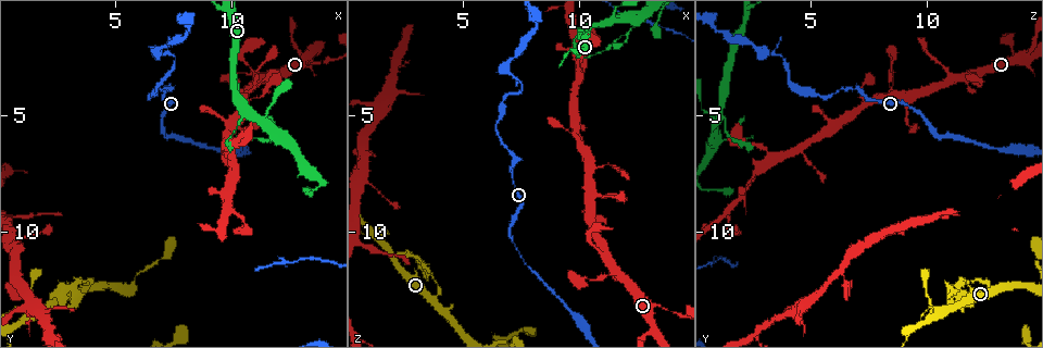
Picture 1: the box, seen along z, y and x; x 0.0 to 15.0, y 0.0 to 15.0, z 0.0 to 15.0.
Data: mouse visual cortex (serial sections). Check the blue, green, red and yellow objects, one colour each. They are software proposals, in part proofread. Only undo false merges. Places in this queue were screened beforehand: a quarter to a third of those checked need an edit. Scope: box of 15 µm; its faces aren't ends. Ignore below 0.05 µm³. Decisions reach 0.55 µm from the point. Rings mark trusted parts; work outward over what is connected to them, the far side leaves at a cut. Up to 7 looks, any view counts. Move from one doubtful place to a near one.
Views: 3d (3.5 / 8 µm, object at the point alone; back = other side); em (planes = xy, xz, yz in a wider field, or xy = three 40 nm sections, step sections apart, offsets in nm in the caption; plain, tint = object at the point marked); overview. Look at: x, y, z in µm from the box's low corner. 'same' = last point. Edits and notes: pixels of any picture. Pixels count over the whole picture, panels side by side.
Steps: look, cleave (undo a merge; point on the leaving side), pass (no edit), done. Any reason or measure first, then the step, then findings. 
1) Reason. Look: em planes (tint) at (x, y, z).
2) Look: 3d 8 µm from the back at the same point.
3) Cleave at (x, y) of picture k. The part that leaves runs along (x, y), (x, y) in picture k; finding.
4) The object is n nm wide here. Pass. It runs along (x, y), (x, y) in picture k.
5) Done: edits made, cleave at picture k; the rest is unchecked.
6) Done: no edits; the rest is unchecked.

Look: 3d 3.5 µm at (10.9, 3.6, 8.6).

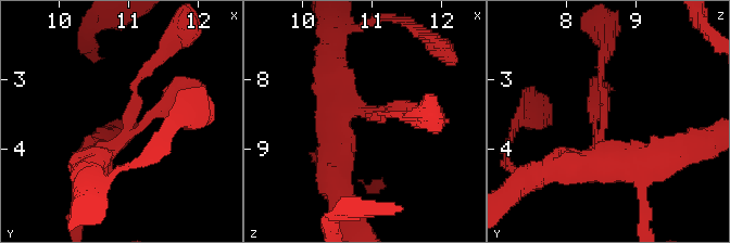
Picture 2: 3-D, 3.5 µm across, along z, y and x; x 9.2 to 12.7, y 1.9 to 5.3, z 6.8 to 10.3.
Look: em xy step 2 (tint) at (10.95, 3.60, 8.50).

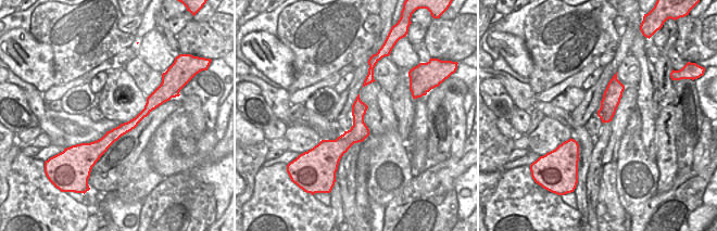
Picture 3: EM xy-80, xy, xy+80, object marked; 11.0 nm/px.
Pass. It runs along (92, 166), (126, 132), (136, 82), (160, 56) in picture 2; continuous, no second cell.

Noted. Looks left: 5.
Sharp bend. Look: 3d 3.5 µm at (7.6, 2.4, 3.7).

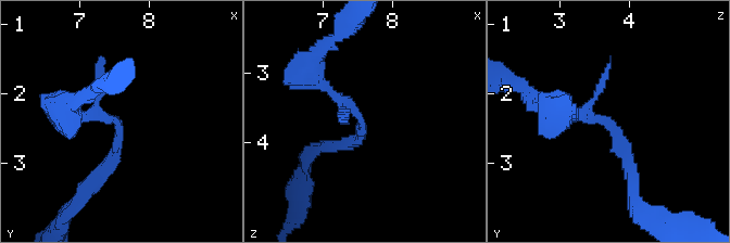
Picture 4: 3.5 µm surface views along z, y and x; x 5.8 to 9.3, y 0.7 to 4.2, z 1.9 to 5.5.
Shape alone is not enough. Look: em xy step 5 (tint) at (7.50, 2.40, 3.70).

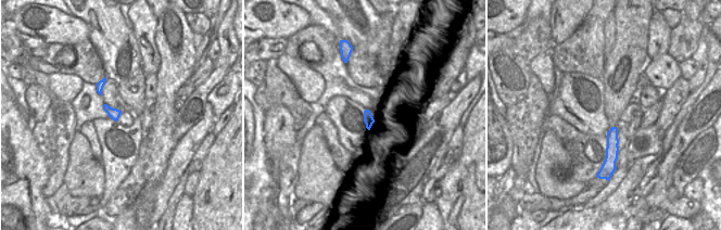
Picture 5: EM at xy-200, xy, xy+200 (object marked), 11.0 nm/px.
Pass. It runs along (633, 176), (605, 119), (557, 113) in picture 4; all the same cell.

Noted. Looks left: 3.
Small branch off a trunk. Look: 3d 3.5 µm at (10.7, 4.8, 1.0).

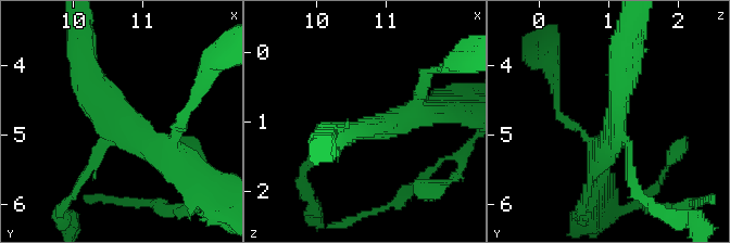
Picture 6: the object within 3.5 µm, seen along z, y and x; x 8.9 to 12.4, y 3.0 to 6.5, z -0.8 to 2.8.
3 arms meet here; the arms are 150, 400, 400 nm wide. Look: em xy step 3 (tint) at (10.70, 4.70, 1.05).

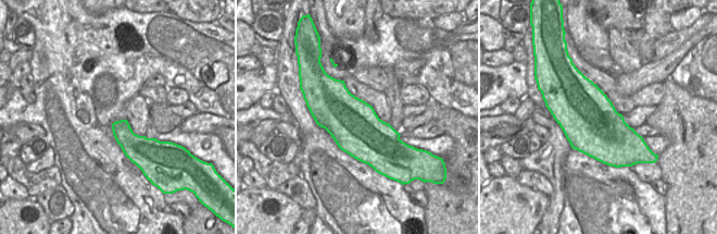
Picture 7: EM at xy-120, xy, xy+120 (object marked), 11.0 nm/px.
Pass. It runs along (83, 56), (123, 123), (176, 156) in picture 6; all the same cell.

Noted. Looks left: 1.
Done: no edits; the rest is unchecked.

